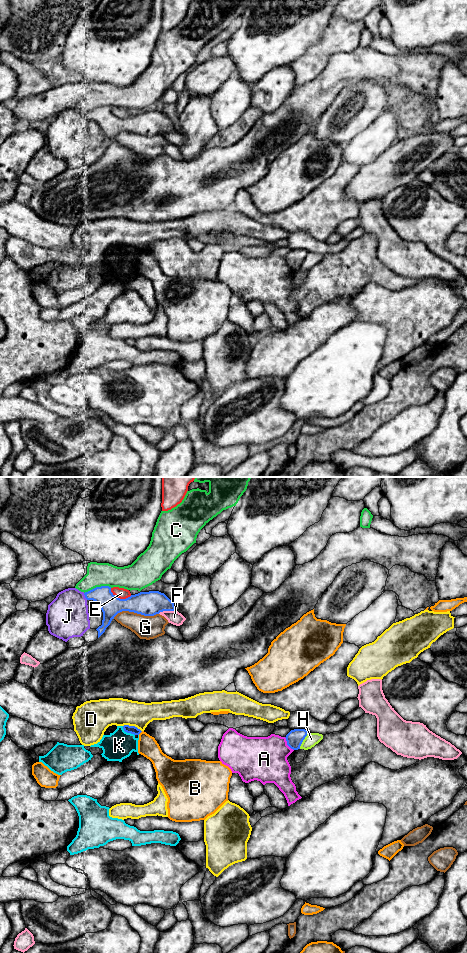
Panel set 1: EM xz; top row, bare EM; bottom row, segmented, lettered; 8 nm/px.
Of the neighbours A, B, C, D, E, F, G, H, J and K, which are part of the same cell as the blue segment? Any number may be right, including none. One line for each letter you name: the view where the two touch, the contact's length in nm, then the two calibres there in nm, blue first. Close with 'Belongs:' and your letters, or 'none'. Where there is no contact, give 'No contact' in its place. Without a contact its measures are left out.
K: Touches blue in xz. Shared border 130 nm. Thickness 70 nm (blue) against 220 nm
Belongs: K

